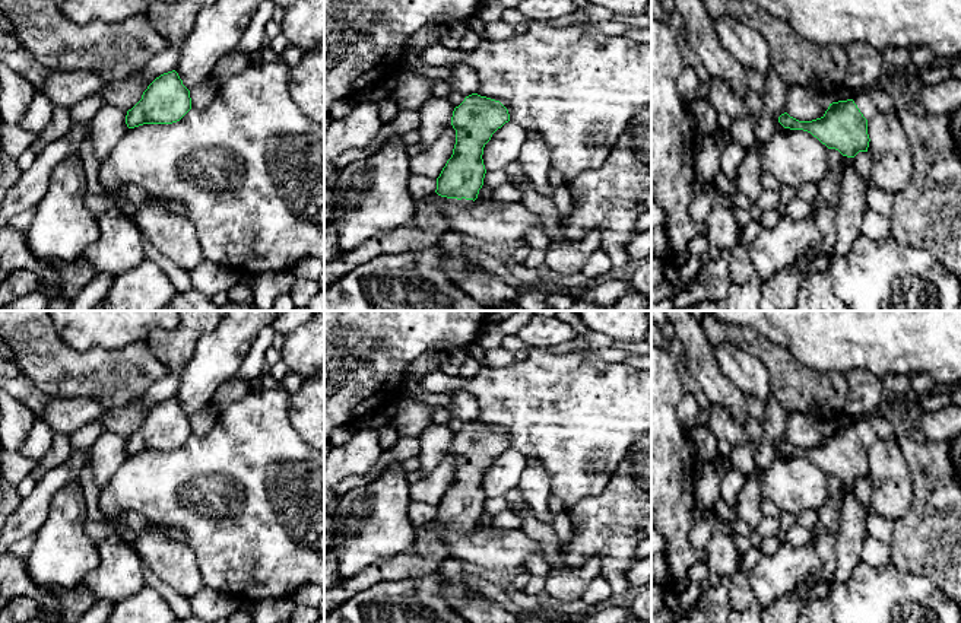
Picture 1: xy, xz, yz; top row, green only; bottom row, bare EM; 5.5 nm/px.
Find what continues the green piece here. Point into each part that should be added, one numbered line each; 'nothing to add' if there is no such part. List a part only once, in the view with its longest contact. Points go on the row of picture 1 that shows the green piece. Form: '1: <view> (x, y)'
1: xz (427, 225)

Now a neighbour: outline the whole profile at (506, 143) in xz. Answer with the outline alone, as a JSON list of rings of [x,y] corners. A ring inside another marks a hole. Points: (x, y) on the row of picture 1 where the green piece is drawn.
[[[508,121],[498,128],[483,147],[483,165],[486,172],[504,171],[518,159],[527,131],[517,123]]]

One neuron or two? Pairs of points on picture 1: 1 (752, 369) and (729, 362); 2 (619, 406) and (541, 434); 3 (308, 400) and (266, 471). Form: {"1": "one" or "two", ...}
{"1": "one", "2": "one", "3": "two"}

